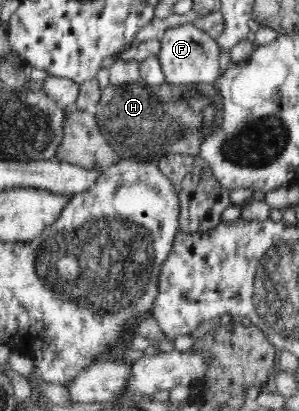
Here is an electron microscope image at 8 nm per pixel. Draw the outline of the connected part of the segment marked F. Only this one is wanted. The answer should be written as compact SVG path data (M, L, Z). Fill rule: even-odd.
M186 24L165 30L160 38L158 60L164 71L165 82L175 86L191 88L200 83L212 84L219 76L220 48L217 40L198 29L194 24Z

